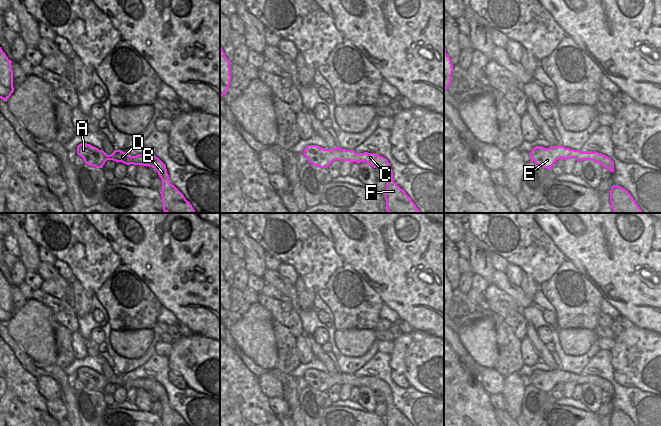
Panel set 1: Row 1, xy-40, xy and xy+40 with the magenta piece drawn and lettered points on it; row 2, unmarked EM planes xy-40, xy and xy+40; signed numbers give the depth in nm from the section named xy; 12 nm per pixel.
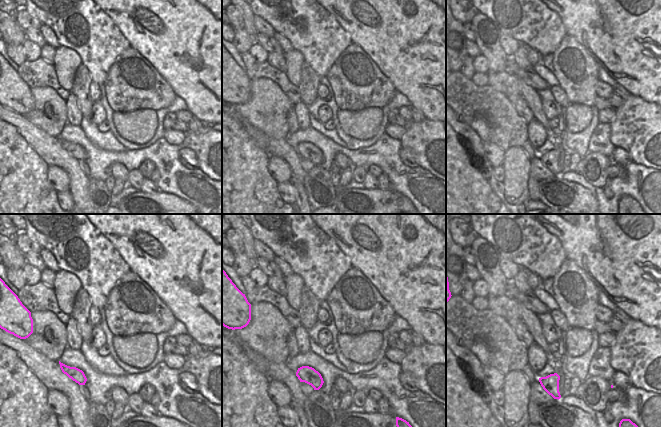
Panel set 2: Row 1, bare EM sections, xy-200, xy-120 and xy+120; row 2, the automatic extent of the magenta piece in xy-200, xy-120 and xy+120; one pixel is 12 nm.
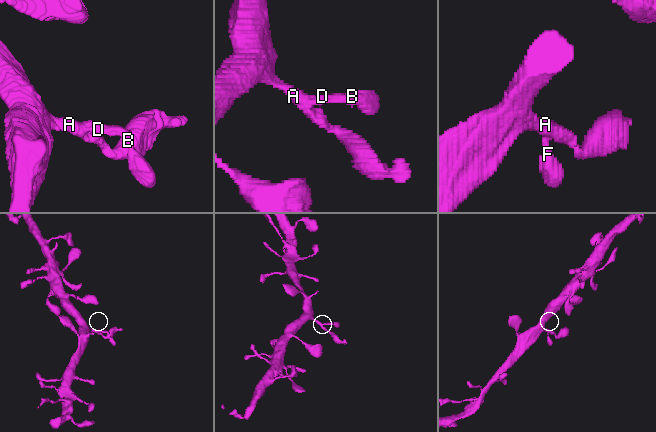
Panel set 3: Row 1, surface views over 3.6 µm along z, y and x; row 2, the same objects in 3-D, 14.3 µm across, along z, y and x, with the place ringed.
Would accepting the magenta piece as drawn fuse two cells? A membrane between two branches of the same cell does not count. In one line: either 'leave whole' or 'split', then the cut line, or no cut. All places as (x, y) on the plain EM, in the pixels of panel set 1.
leave whole; cut none

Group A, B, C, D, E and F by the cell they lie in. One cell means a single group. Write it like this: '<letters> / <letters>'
A B C D E F

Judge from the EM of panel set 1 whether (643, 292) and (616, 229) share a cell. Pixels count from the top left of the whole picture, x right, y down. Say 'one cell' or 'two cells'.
one cell

